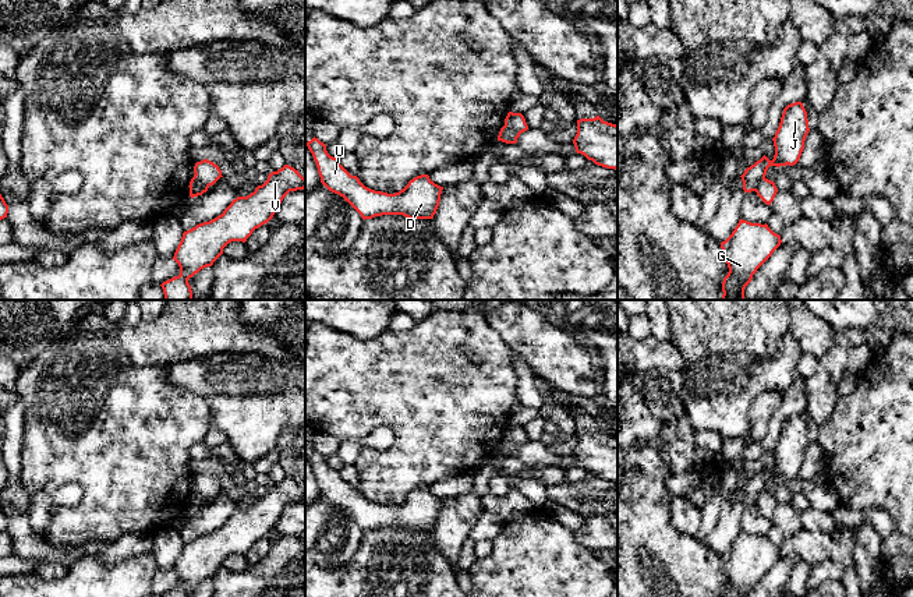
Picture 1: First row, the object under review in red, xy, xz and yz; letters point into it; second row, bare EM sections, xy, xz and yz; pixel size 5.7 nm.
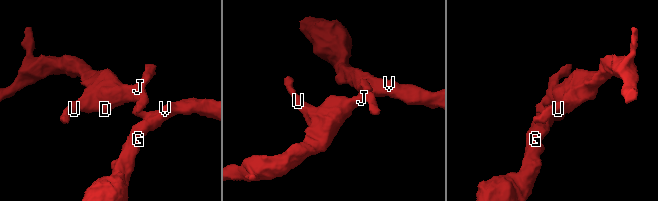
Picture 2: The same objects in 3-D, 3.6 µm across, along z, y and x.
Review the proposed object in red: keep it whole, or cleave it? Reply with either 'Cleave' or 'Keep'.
Cleave

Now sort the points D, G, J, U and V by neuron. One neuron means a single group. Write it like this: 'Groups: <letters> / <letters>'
Groups: D J U / G V

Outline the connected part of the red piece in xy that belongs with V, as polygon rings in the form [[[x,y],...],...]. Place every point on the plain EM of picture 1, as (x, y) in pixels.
[[[289,477],[269,485],[262,498],[247,509],[233,512],[222,527],[183,545],[173,569],[180,579],[180,587],[162,597],[190,597],[188,591],[212,579],[229,555],[245,555],[255,541],[273,530],[290,504],[304,501],[305,491]]]

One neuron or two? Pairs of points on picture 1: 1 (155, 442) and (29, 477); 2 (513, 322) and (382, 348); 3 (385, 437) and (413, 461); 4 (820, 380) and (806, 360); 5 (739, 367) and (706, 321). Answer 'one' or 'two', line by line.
1: one
2: two
3: two
4: two
5: two

